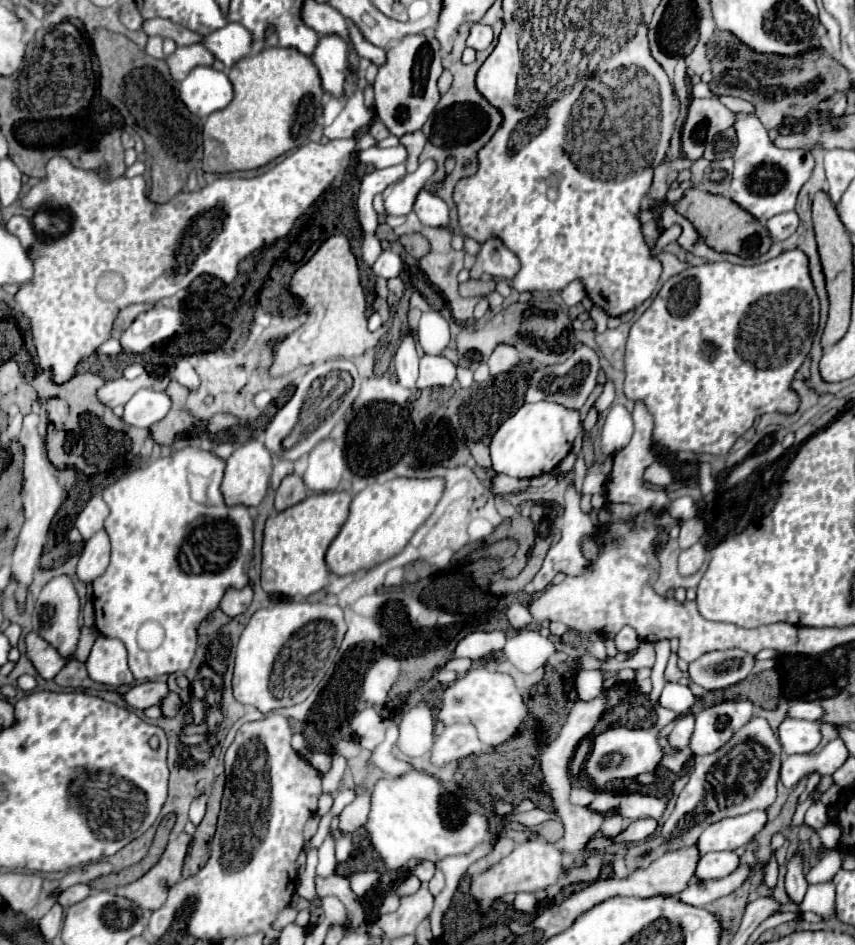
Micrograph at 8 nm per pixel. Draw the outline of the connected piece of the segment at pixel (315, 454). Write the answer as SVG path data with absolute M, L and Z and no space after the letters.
M325 438L317 448L313 448L313 452L309 452L303 480L313 492L329 492L339 486L345 468L347 462L343 448L335 440Z

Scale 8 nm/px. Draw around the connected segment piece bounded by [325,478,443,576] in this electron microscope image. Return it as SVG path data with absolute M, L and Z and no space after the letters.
M393 478L383 484L371 484L361 490L349 510L349 518L341 526L337 538L331 542L325 554L325 562L331 574L349 576L361 570L369 572L381 562L399 554L415 530L427 520L433 512L435 504L441 500L443 480L441 478L425 478L425 480L409 480L409 478Z

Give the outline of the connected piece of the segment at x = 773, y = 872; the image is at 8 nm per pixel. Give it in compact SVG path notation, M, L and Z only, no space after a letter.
M772 855L769 863L766 866L766 874L765 874L765 884L770 889L774 889L778 879L778 864L775 860L775 857Z

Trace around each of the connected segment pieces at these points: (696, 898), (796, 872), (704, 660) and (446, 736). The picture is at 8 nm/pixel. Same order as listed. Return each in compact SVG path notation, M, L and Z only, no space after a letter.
M741 866L727 878L693 882L679 894L679 902L689 904L689 906L707 906L707 904L715 902L717 898L727 896L733 890L737 890L743 884L743 880L749 876L749 872L751 872L749 866Z
M795 852L789 860L787 860L787 874L785 874L785 888L787 894L795 900L801 902L807 890L807 880L805 880L805 872L803 872L803 854Z
M743 650L707 652L689 664L689 678L705 690L721 690L751 674L755 658Z
M449 726L435 738L431 762L435 766L445 766L483 750L487 750L487 746L479 740L475 726Z

